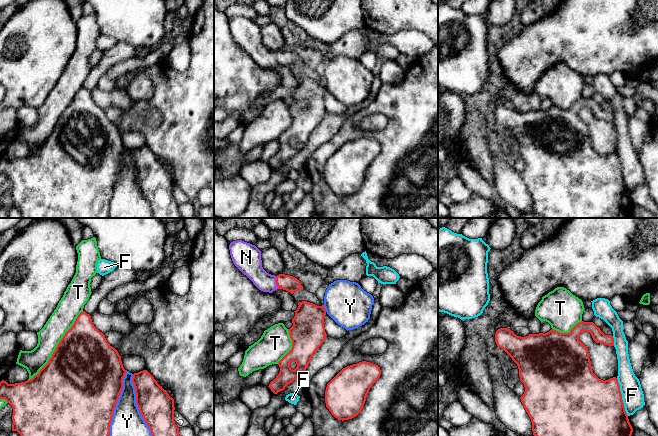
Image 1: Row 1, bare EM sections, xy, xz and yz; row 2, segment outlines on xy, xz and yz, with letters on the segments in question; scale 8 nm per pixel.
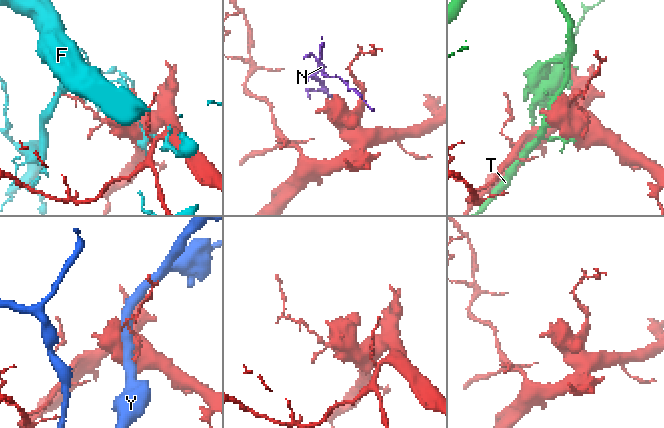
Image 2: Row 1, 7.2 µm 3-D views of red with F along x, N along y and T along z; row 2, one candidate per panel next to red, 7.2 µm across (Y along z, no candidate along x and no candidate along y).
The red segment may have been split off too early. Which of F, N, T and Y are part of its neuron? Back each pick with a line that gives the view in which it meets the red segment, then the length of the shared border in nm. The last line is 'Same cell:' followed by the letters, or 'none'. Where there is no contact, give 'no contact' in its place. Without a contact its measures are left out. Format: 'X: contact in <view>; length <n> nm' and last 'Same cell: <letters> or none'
N: contact in xz; length 110 nm
Same cell: N

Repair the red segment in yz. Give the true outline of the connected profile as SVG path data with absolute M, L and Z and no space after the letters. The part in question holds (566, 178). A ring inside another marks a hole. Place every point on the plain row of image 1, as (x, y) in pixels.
M584 97L577 99L570 106L569 109L560 109L554 105L551 105L545 110L529 110L525 113L517 112L513 107L508 104L500 104L495 109L495 118L497 122L504 126L518 142L520 157L524 160L525 163L525 168L520 173L520 175L531 195L534 213L542 216L543 218L632 218L631 211L633 208L633 204L629 198L628 191L625 187L618 155L616 153L613 153L603 157L593 149L588 124L579 116L580 110L585 107L591 110L593 116L596 119L614 122L614 114L612 111L605 111L600 106L600 104L597 103L593 98Z

